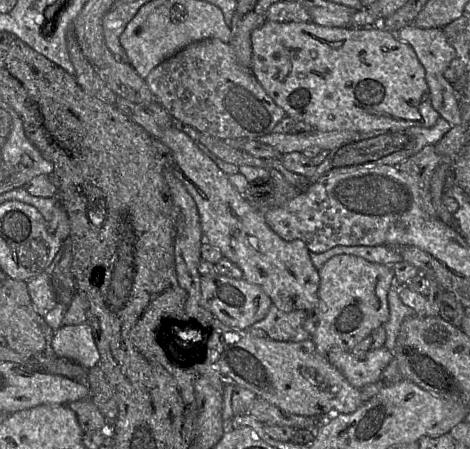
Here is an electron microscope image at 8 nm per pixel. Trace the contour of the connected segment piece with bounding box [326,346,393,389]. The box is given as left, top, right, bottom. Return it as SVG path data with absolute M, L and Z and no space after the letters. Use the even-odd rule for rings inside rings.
M383 346L362 354L331 351L326 357L353 387L361 389L379 380L383 370L392 361L393 353Z

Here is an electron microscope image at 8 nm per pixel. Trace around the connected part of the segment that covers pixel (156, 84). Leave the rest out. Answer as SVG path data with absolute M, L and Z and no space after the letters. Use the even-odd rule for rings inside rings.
M217 38L204 39L186 46L156 66L145 81L155 101L161 104L174 119L220 140L258 140L272 133L274 127L287 115L265 92L251 69L237 62L229 43Z

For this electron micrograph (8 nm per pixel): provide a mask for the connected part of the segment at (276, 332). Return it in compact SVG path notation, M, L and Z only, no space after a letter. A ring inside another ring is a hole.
M273 303L267 315L254 323L252 328L265 331L273 340L299 342L310 339L310 334L303 327L307 316L305 310L284 312Z

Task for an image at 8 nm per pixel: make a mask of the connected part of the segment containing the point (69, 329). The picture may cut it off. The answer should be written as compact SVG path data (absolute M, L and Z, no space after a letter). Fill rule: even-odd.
M86 322L62 325L54 333L52 348L58 357L75 361L87 370L100 361L92 328Z

